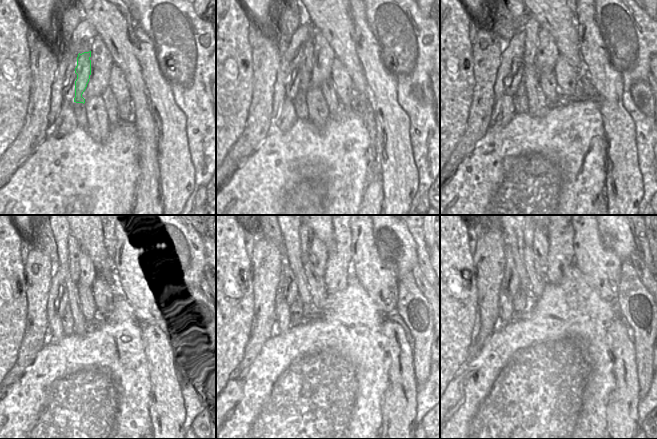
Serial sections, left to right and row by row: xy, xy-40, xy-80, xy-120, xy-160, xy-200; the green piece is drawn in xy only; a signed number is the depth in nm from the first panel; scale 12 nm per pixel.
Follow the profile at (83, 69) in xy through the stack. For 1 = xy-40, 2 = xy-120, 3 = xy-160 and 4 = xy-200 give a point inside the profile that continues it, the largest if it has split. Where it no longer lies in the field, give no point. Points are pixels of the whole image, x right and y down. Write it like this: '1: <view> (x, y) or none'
1: xy-40 (306, 64)
2: xy-120 (87, 274)
3: xy-160 (305, 235)
4: xy-200 (528, 235)

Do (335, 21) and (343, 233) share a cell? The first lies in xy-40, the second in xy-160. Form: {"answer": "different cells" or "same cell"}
{"answer": "different cells"}

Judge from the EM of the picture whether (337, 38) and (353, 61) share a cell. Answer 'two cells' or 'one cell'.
one cell

